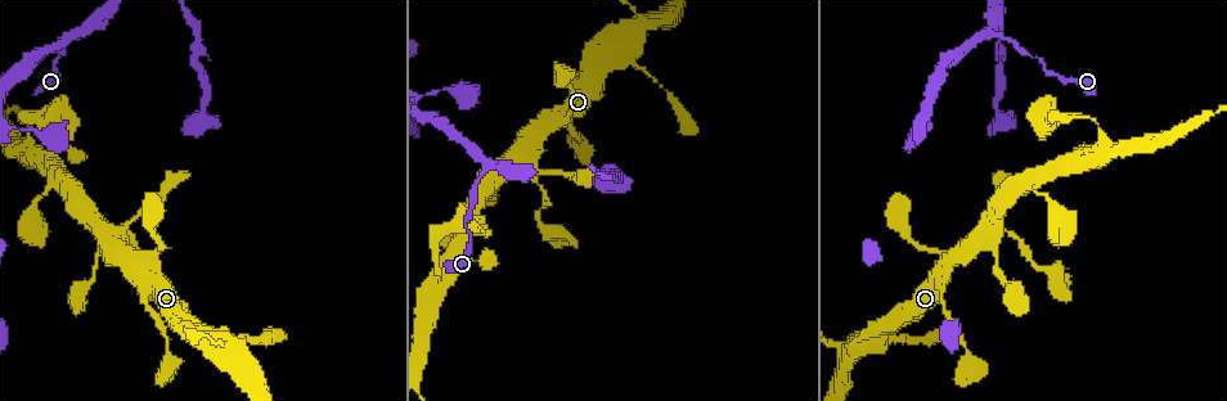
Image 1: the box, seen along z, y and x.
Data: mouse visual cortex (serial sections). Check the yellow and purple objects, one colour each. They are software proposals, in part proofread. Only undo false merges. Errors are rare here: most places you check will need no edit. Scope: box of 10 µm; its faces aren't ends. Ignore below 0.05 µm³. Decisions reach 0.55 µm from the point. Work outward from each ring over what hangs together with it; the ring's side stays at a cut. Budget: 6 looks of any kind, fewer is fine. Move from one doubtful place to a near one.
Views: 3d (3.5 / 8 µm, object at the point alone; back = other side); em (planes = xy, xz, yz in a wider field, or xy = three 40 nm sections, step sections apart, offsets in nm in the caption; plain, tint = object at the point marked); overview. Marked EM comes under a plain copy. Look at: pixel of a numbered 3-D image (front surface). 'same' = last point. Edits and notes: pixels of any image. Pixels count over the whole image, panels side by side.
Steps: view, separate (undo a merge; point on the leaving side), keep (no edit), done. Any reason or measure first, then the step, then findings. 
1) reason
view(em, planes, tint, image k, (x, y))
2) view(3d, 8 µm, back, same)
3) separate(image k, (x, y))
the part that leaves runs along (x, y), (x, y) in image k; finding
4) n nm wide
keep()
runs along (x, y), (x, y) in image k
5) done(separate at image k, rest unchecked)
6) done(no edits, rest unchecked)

a narrow waist
view(3d, 8 µm, image 1, (1103, 145))

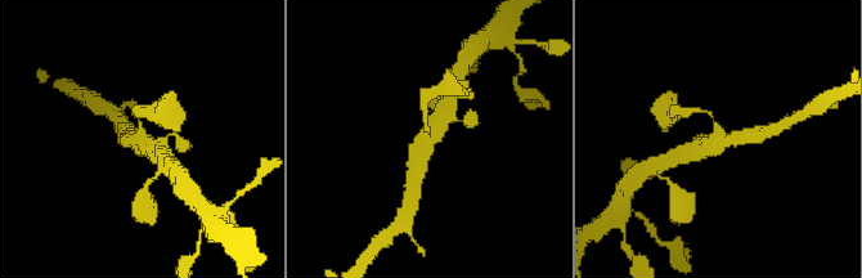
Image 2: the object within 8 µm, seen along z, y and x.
3 arms; arms of 150, 350, 500 nm
view(em, xy, step 1, tint, same)

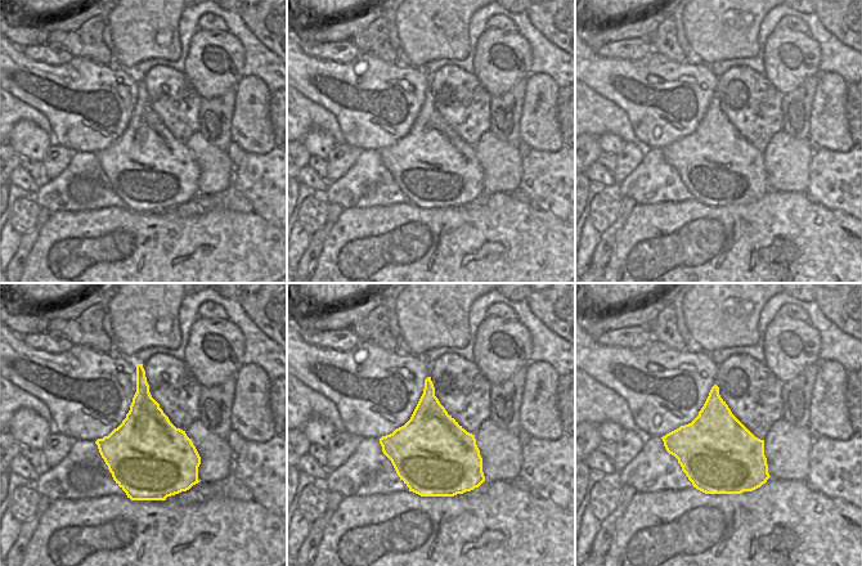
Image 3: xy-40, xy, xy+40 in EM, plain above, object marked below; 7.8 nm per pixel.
650 nm wide
keep()
runs along (447, 111), (420, 148), (414, 171) in image 2; continuous, no second cell

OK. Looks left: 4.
three arms meet
view(3d, 8 µm, back, image 1, (987, 34))

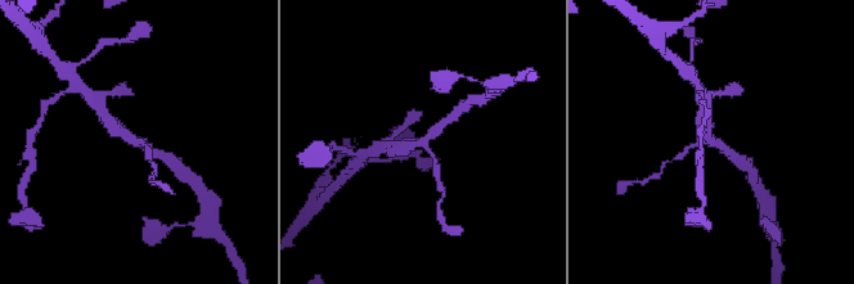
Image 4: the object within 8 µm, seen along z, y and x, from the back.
view(3d, 3.5 µm, same)

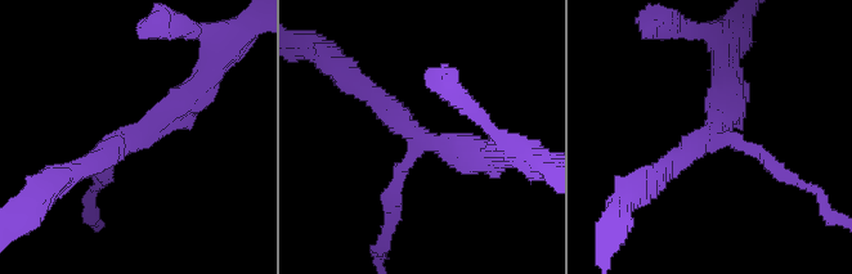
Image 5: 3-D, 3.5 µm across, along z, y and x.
3 arms; arms of 200, 300, 350 nm
view(em, xy, step 5, tint, image 5, (712, 139))

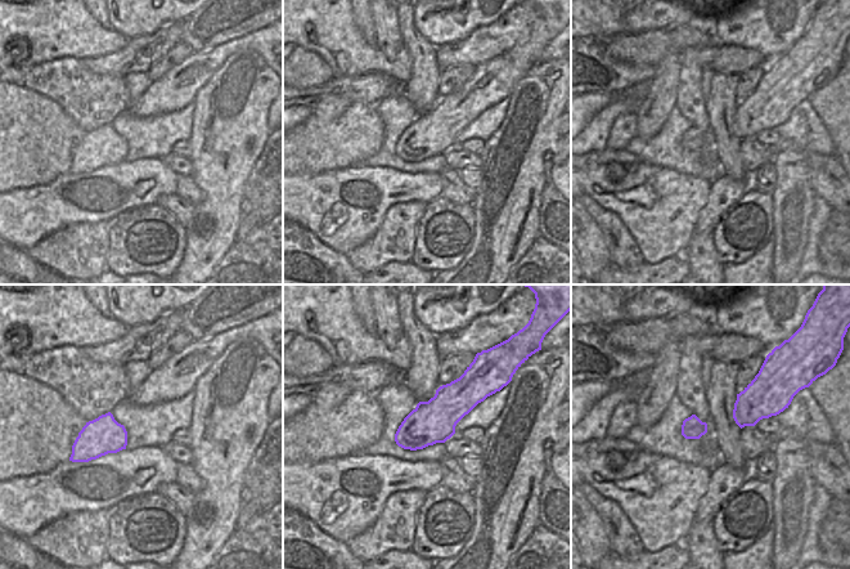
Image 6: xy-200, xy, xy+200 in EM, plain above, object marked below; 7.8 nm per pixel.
keep()
runs along (391, 210), (420, 136), (364, 90) in image 5; continuous, no second cell

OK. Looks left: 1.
done(no edits, rest unchecked)

